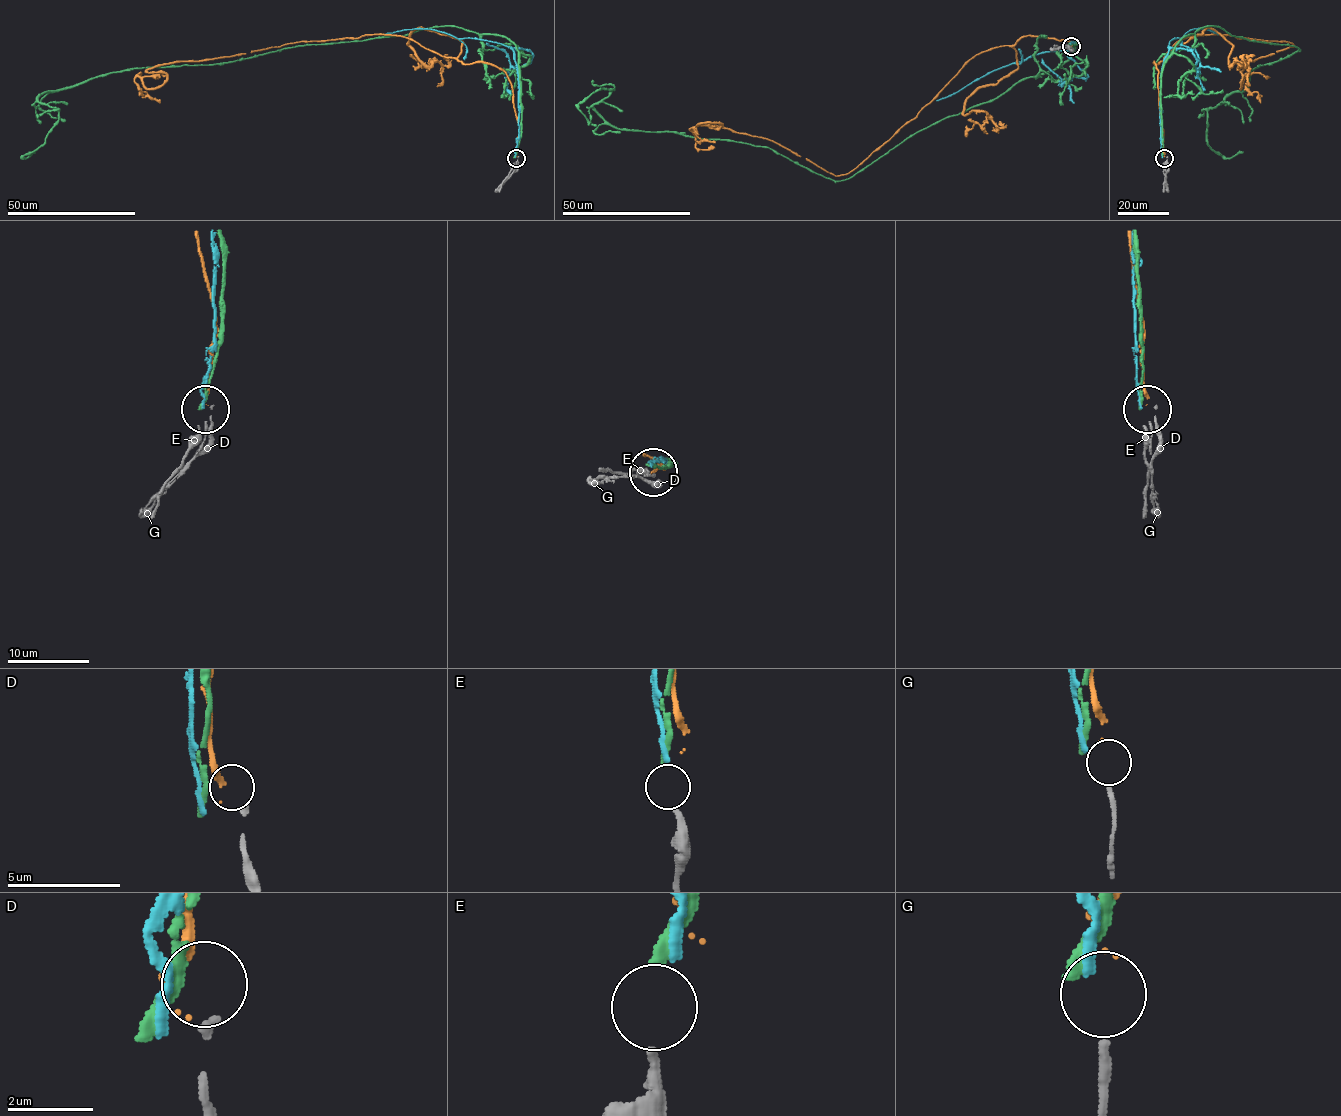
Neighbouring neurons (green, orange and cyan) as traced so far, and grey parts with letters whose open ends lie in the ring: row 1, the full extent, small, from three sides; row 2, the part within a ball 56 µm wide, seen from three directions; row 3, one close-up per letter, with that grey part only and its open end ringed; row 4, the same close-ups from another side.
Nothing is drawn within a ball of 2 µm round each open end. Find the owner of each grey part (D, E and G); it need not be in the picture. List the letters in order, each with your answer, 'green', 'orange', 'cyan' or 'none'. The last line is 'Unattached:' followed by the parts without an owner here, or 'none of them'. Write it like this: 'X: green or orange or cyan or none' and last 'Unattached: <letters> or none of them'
D: none
E: green
G: orange
Unattached: D

